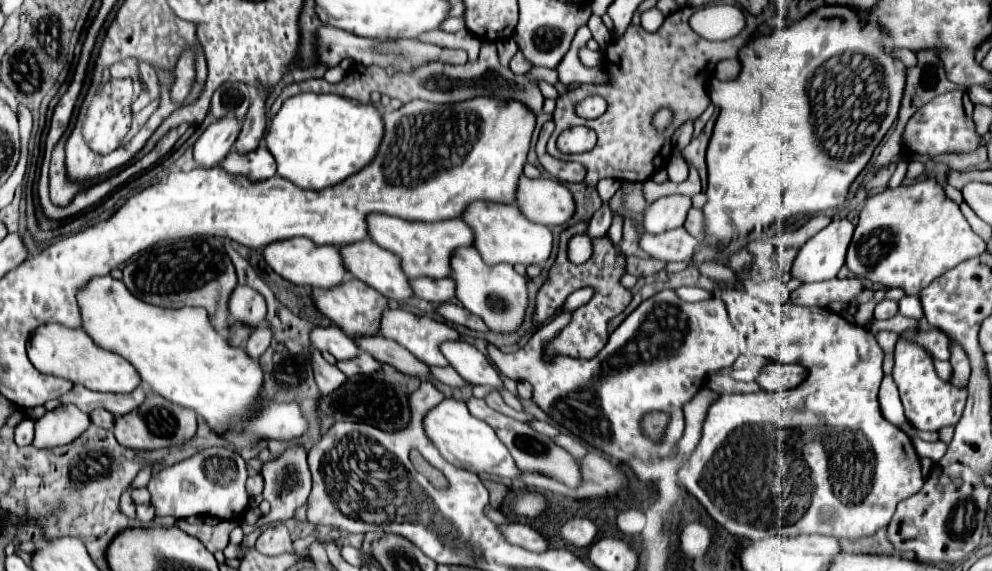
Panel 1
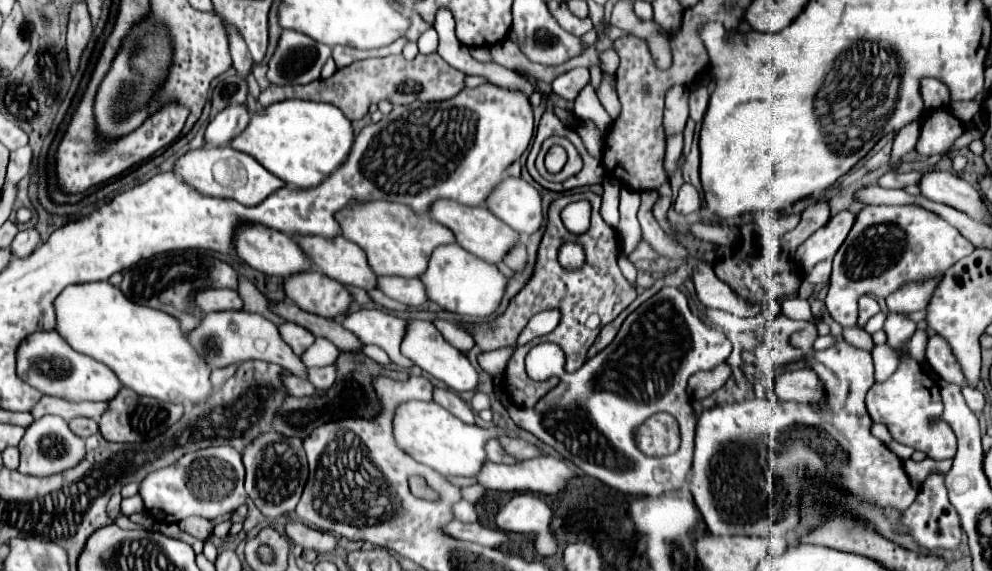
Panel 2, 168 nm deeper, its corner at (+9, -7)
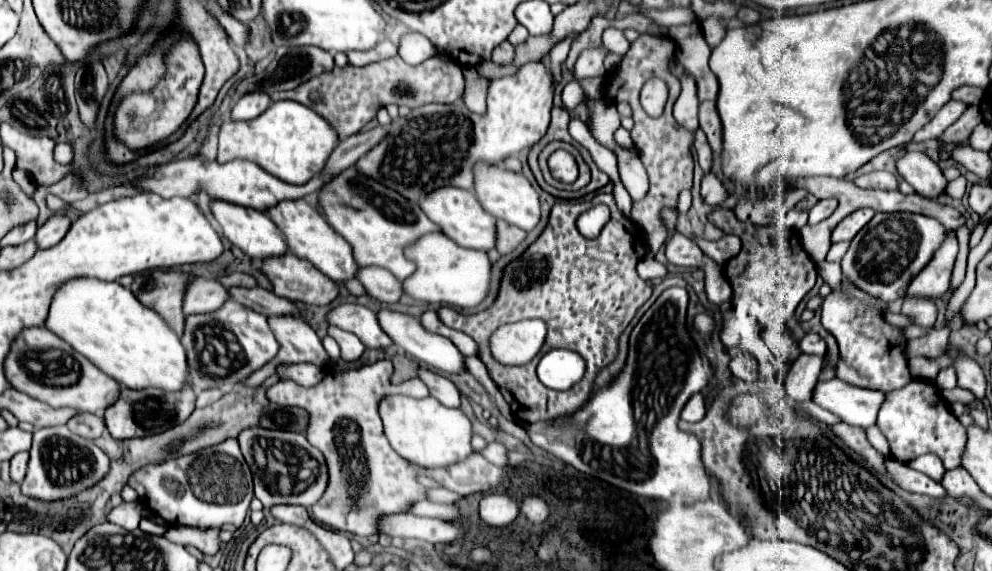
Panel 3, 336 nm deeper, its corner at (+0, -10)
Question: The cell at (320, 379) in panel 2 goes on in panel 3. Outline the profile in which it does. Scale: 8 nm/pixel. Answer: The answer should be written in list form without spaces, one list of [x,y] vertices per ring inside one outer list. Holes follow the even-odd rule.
[[[282,362],[282,364],[276,366],[276,374],[278,374],[280,380],[294,380],[296,384],[300,384],[304,388],[316,386],[324,376],[320,366],[308,364],[308,362],[304,362],[304,364],[286,364],[286,362]]]

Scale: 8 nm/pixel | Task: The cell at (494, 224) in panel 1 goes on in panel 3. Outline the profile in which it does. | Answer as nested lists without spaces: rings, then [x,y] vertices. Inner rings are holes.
[[[436,188],[430,192],[424,200],[420,200],[422,212],[440,228],[442,234],[446,234],[450,240],[454,240],[458,246],[474,248],[474,250],[490,250],[496,242],[496,218],[484,212],[480,202],[476,200],[474,192],[462,190],[462,188]]]

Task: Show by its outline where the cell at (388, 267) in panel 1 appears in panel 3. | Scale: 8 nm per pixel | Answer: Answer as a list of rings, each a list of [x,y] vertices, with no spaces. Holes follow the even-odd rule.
[[[306,198],[282,200],[280,204],[268,208],[268,216],[272,218],[272,222],[284,234],[288,250],[292,254],[296,254],[298,258],[304,258],[304,260],[312,262],[330,280],[344,282],[344,280],[350,280],[350,278],[356,276],[358,264],[354,262],[354,256],[352,256],[352,250],[350,250],[348,242],[342,240],[342,236],[336,236],[336,232],[332,232],[328,222],[322,218],[318,208],[310,200],[306,200]]]

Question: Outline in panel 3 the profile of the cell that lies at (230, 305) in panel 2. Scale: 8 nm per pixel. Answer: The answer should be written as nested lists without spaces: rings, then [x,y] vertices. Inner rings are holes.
[[[190,278],[188,288],[184,292],[184,302],[182,302],[182,312],[184,314],[202,314],[202,312],[212,312],[220,308],[228,300],[228,292],[218,280],[208,280],[208,278]]]

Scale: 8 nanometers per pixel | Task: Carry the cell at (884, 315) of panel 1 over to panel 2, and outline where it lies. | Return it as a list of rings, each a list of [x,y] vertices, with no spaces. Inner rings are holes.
[[[877,313],[877,315],[873,315],[873,317],[867,321],[867,325],[865,325],[865,331],[873,335],[875,331],[883,329],[883,325],[885,325],[885,319],[887,319],[887,315],[885,315],[885,313]]]

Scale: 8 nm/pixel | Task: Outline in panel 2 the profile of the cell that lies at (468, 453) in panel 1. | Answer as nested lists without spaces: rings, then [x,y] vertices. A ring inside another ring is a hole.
[[[409,401],[407,405],[399,405],[395,413],[395,439],[399,447],[415,461],[429,465],[431,469],[447,477],[475,477],[487,461],[485,443],[489,439],[501,436],[517,438],[518,434],[499,427],[467,425],[459,421],[455,415],[451,415],[447,409],[437,405],[435,401],[431,403]]]

